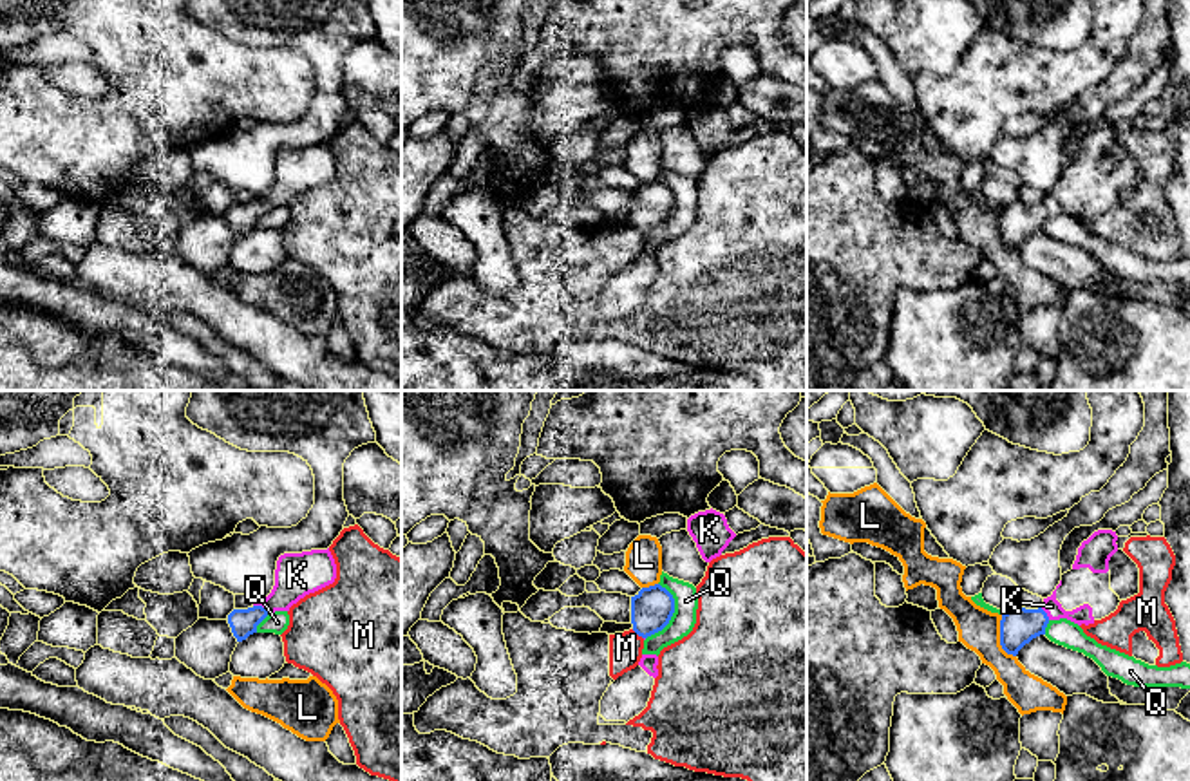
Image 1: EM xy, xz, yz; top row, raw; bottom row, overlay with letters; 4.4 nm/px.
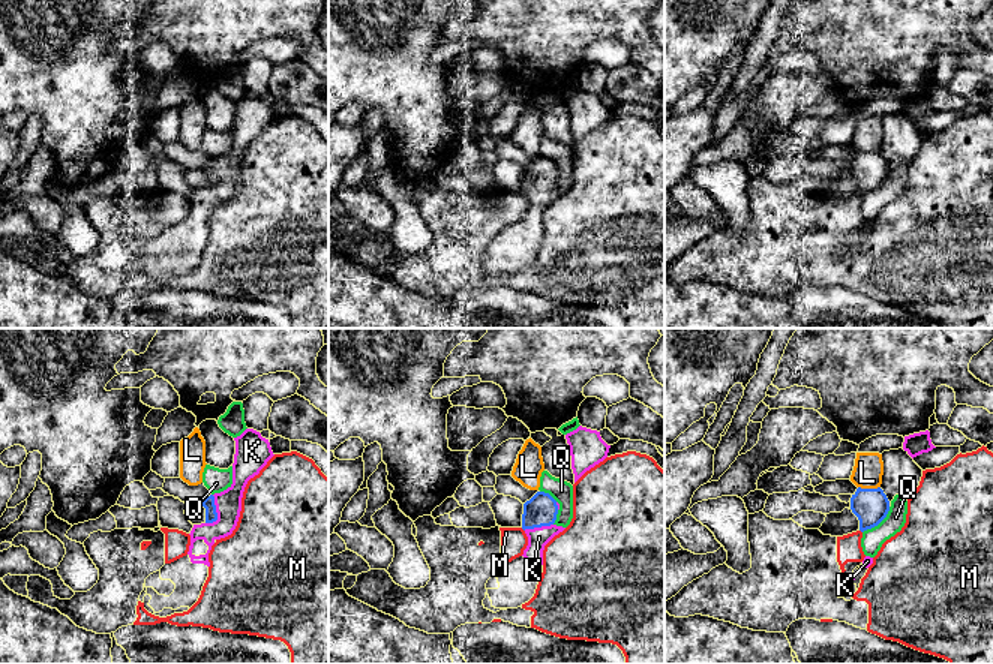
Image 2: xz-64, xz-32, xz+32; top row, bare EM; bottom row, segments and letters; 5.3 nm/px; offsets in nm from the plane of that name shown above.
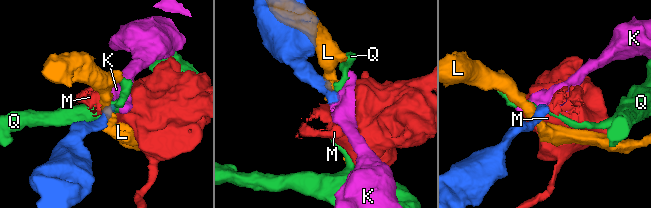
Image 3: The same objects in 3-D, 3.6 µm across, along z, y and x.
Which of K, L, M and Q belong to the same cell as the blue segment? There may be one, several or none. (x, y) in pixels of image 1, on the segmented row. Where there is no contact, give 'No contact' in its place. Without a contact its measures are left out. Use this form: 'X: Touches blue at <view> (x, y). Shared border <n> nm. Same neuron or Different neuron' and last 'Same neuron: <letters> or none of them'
K: Touches blue at xy (261, 606). Shared border 90 nm. Same neuron
L: Touches blue at yz (1001, 639). Shared border 200 nm. Different neuron
M: Touches blue at xz (637, 633). Shared border 70 nm. Different neuron
Q: Touches blue at xz (673, 611). Shared border 260 nm. Different neuron
Same neuron: K

